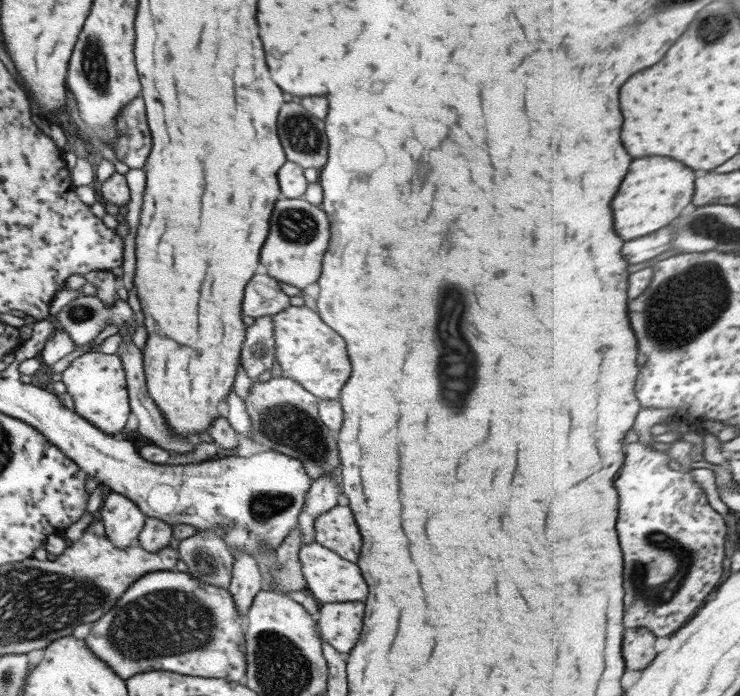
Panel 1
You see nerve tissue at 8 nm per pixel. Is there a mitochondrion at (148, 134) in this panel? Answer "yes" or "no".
no

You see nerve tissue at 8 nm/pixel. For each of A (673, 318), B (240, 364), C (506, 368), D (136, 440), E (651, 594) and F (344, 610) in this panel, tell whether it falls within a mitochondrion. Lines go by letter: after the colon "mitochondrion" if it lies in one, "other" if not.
A: mitochondrion
B: other
C: other
D: other
E: mitochondrion
F: other

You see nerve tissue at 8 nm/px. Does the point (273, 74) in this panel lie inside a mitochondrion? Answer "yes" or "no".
no

